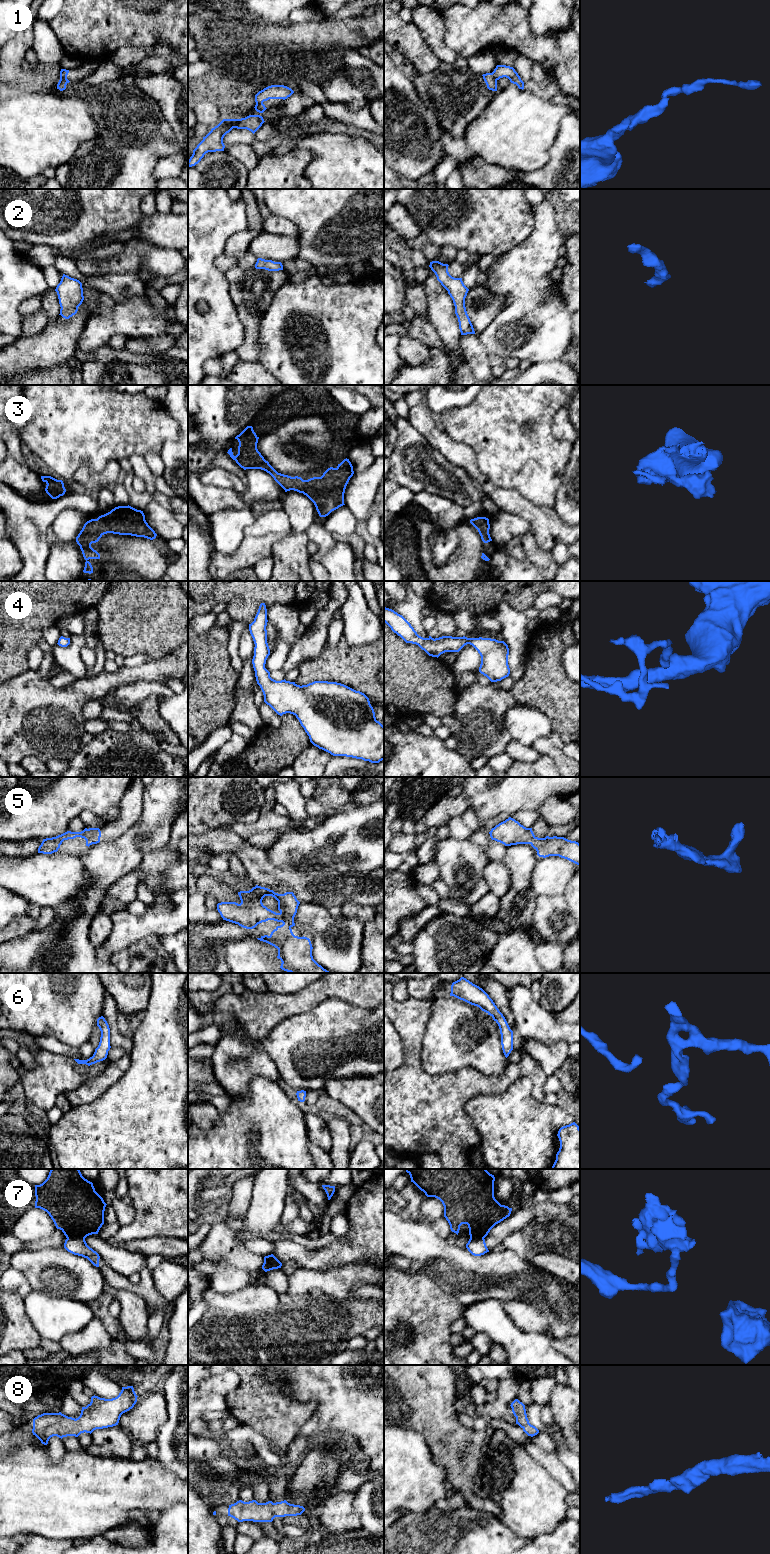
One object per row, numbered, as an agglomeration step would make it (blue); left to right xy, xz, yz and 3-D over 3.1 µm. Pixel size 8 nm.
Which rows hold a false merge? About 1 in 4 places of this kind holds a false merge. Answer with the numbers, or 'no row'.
7

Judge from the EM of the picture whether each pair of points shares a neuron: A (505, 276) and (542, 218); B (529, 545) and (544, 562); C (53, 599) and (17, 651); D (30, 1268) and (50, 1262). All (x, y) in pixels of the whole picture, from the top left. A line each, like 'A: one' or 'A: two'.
A: one
B: one
C: one
D: one

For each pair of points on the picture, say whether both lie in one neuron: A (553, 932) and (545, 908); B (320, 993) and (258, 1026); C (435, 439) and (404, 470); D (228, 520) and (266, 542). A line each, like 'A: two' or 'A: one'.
A: one
B: one
C: two
D: two

